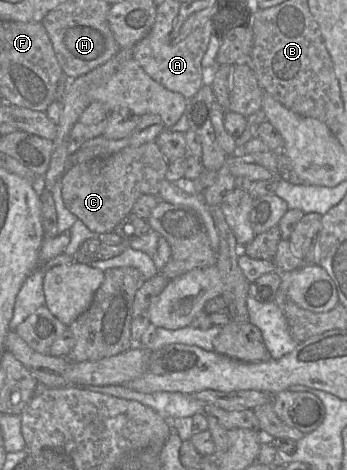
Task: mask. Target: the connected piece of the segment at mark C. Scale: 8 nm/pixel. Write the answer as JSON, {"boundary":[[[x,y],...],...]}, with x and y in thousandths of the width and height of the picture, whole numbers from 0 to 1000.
{"boundary":[[[435,300],[395,313],[369,311],[308,334],[280,334],[231,349],[196,353],[176,377],[182,430],[190,443],[219,457],[259,491],[277,498],[329,494],[337,477],[380,451],[383,436],[403,417],[455,417],[484,349],[450,302]]]}

